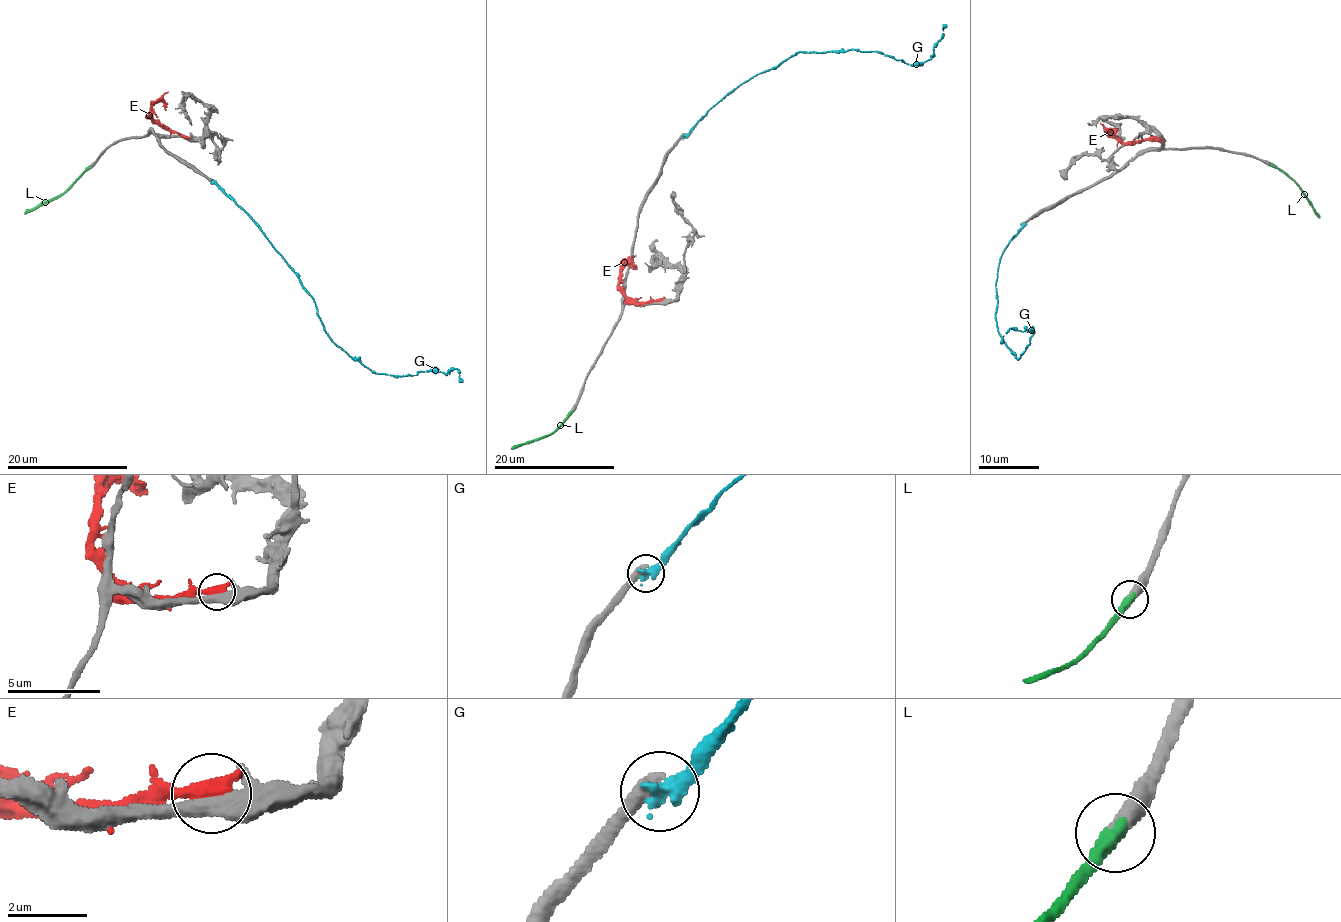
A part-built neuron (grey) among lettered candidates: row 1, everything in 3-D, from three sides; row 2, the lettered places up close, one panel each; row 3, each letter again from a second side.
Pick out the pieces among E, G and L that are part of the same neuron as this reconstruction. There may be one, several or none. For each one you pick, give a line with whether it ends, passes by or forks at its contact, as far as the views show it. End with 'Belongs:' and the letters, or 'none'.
L: It ends there
Belongs: L

